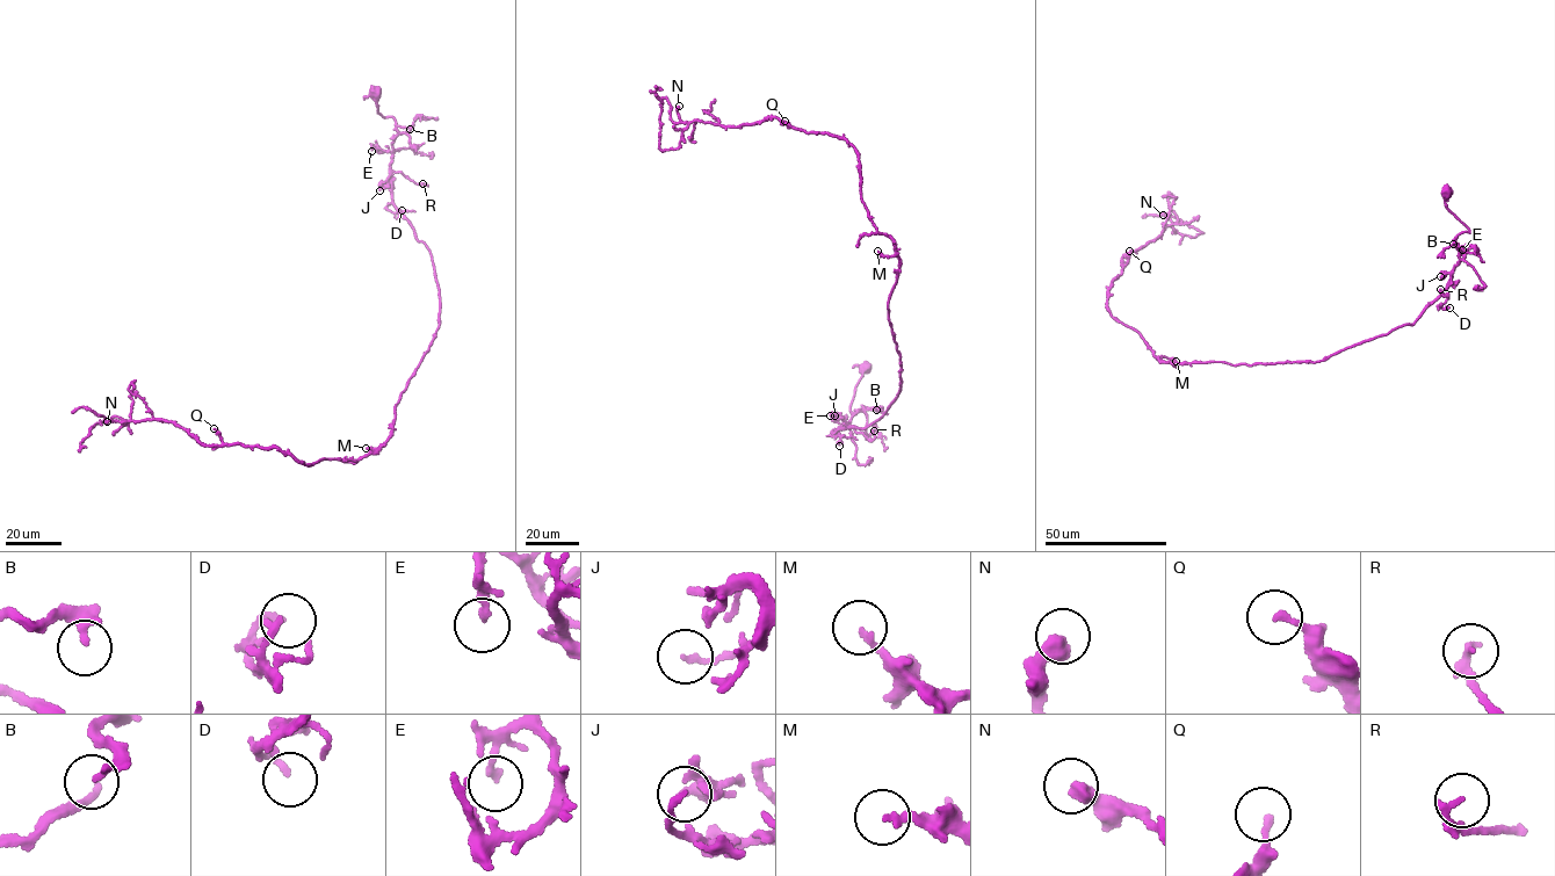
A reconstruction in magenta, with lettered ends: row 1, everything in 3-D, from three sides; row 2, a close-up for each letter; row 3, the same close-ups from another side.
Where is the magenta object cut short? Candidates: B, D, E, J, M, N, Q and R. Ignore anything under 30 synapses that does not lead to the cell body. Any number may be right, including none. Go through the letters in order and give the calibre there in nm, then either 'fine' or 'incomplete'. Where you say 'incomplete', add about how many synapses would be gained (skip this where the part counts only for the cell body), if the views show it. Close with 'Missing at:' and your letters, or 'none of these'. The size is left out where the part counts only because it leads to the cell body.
B: 240 nm | incomplete | 35 syn
D: 160 nm | fine
E: 180 nm | fine
J: 140 nm | fine
M: 180 nm | fine
N: 440 nm | fine
Q: 170 nm | fine
R: 240 nm | fine
Missing at: B

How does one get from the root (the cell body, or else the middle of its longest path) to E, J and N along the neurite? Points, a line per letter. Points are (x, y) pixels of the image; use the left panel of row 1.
E: (374, 94), (377, 111), (393, 118), (398, 135), (392, 151), (382, 151), (371, 144), (371, 151)
J: (374, 94), (377, 111), (393, 118), (398, 132), (387, 181), (380, 190)
N: (374, 94), (398, 132), (392, 200), (440, 301), (387, 440), (310, 465), (107, 421)

